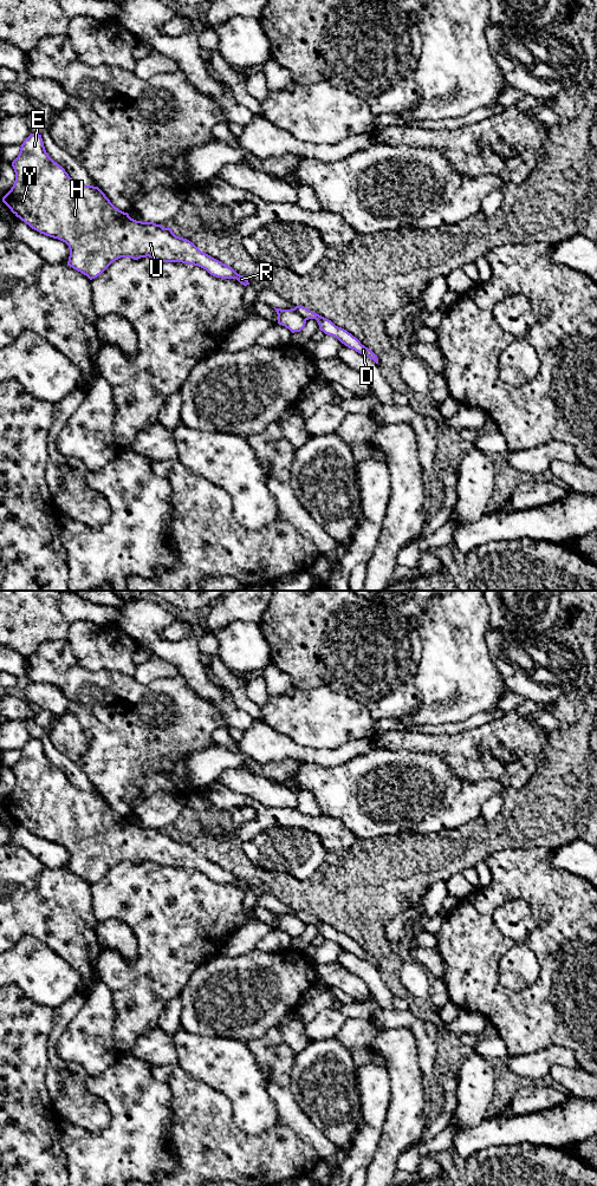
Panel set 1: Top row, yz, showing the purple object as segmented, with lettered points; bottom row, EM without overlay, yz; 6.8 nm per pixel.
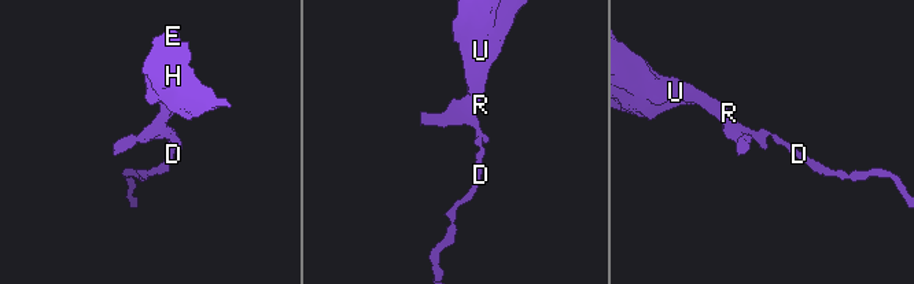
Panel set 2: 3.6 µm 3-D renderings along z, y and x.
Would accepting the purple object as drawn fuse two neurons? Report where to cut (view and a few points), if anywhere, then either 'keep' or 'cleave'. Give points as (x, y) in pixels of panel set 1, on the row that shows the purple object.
cut in yz along (293, 308), (305, 320); cleave

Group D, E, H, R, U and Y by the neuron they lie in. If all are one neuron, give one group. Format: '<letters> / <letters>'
D / E H R U Y

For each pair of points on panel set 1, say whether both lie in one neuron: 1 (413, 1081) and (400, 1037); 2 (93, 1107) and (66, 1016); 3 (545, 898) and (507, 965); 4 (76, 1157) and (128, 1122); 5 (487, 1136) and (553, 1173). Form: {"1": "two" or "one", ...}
{"1": "one", "2": "one", "3": "two", "4": "one", "5": "two"}

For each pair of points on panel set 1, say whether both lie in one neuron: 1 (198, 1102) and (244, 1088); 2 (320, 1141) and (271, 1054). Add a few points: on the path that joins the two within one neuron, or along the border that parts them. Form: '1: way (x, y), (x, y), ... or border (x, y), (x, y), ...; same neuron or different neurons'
1: border (200, 1081), (221, 1092), (227, 1097), (235, 1120); different neurons
2: way (298, 1120), (289, 1109), (279, 1089), (279, 1076); same neuron

